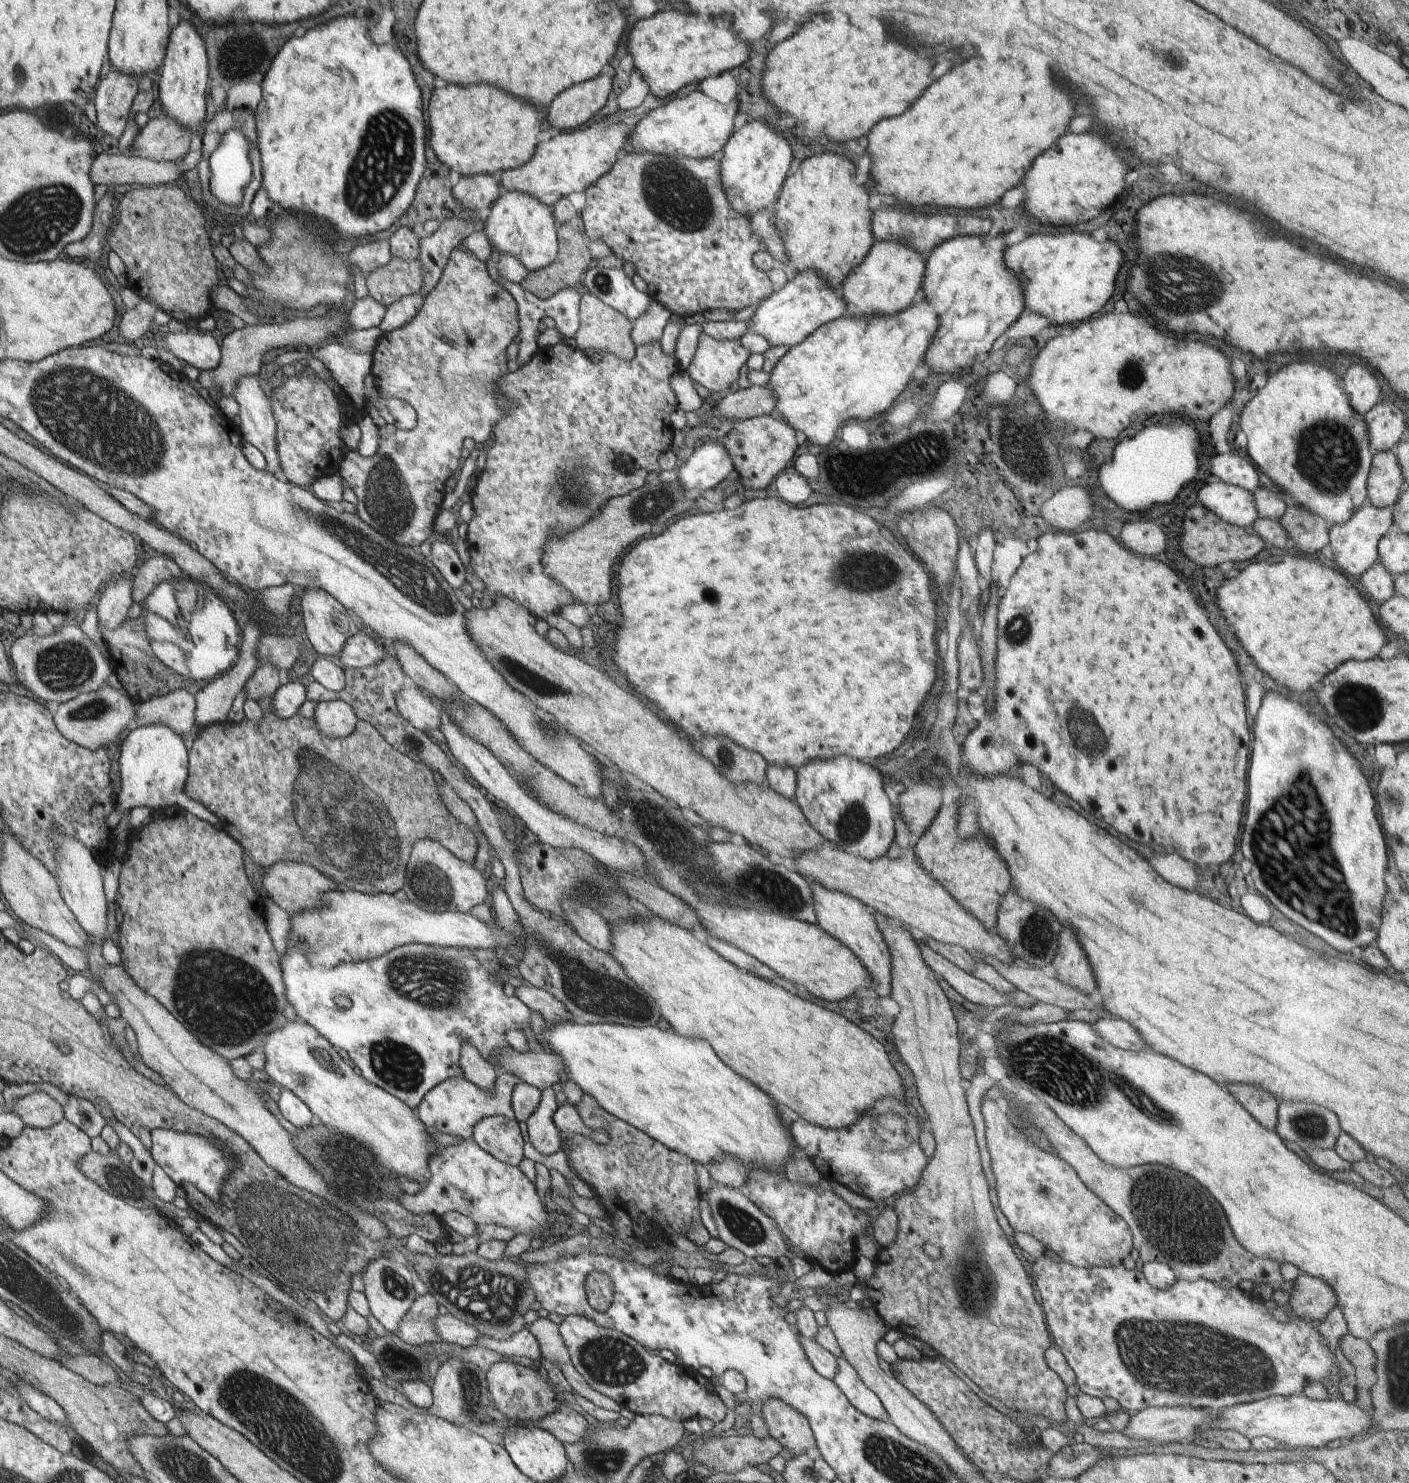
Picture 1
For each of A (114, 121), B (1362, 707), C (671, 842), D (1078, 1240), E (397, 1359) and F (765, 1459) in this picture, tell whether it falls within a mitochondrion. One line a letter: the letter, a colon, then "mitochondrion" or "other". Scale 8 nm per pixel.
A: other
B: mitochondrion
C: mitochondrion
D: other
E: mitochondrion
F: other

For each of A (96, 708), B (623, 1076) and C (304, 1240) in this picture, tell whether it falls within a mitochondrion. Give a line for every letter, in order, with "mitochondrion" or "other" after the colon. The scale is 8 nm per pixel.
A: mitochondrion
B: other
C: mitochondrion

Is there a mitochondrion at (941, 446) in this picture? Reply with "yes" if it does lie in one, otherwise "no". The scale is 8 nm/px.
no

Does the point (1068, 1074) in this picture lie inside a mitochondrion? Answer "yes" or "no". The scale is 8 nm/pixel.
yes

